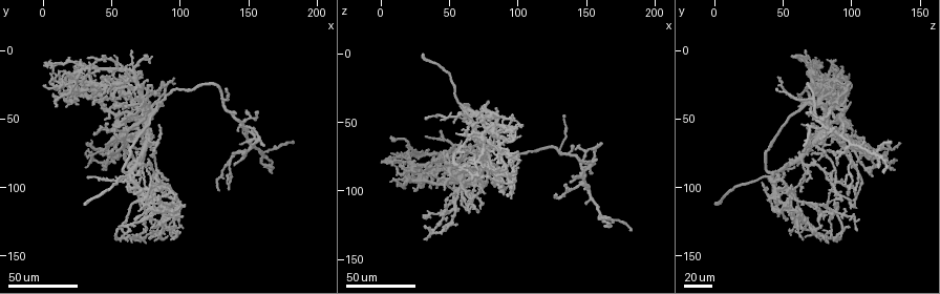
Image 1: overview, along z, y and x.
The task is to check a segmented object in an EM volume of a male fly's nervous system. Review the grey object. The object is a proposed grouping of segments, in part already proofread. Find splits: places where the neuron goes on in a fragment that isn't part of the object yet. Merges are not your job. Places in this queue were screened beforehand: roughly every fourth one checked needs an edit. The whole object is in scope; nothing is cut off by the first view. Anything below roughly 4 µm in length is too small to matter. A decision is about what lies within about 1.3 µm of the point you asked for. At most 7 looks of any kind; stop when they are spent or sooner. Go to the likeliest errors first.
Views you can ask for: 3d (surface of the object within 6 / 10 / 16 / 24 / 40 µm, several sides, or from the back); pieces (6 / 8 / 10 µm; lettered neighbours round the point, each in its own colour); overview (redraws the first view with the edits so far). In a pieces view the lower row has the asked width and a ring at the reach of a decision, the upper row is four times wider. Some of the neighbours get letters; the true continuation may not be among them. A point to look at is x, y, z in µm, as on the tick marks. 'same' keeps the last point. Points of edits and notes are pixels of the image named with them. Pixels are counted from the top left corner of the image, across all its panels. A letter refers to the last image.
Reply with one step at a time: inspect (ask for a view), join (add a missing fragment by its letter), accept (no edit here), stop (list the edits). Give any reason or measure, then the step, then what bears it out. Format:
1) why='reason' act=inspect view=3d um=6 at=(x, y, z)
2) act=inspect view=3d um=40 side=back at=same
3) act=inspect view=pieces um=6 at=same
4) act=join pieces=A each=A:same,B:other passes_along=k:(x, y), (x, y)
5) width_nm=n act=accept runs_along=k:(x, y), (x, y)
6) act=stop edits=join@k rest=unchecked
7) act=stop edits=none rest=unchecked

why='an open end' act=inspect view=3d um=24 at=(74, 106, 42)

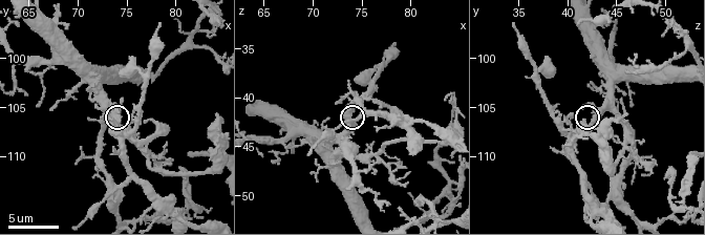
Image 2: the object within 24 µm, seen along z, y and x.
act=inspect view=3d um=6 at=(72.4, 105.8, 40.6)

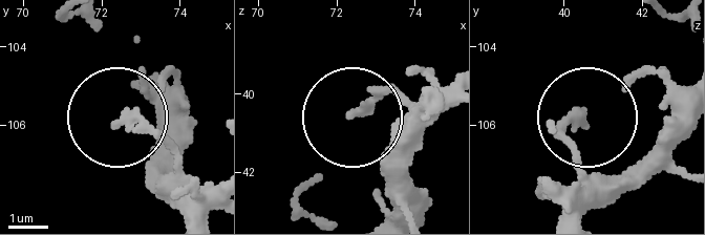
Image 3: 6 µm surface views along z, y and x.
act=inspect view=pieces um=10 at=(72.45, 105.95, 40.60)

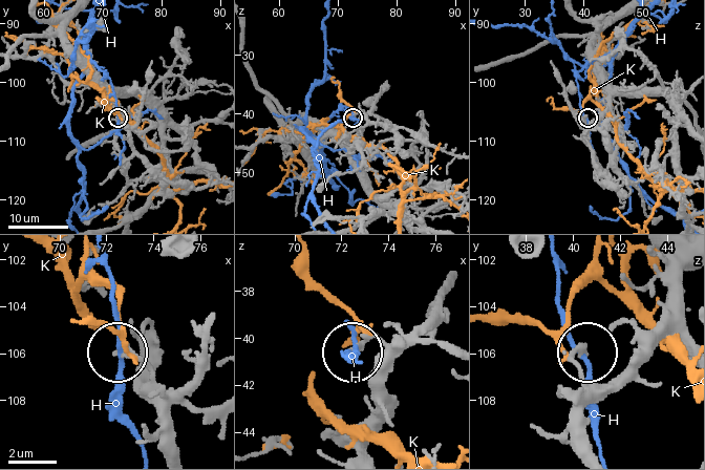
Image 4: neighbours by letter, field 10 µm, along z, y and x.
act=accept each=H:other,K:other found='none of them fits'

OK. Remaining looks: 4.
why='free end' act=inspect view=3d um=40 at=(184, 66, 128)

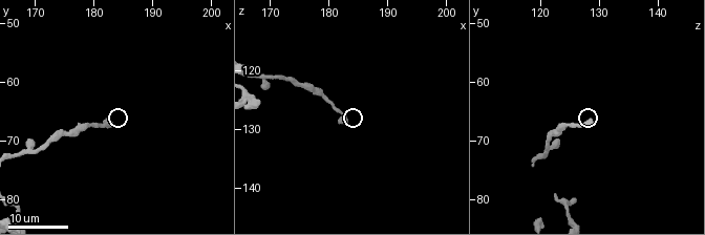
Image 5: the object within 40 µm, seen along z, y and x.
act=inspect view=pieces um=10 at=(183.0, 67.0, 128.5)

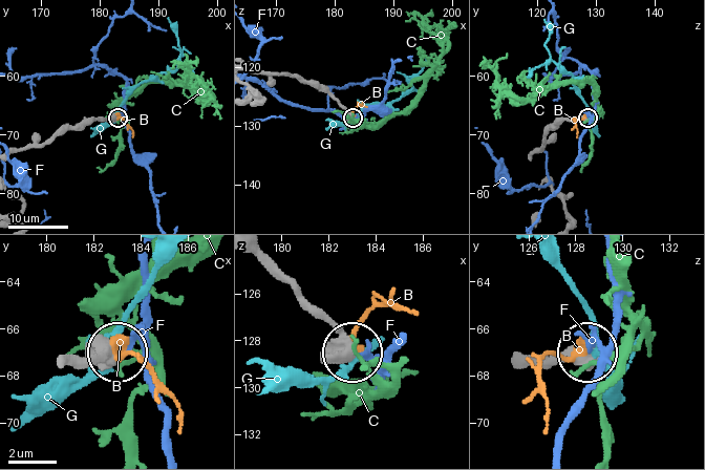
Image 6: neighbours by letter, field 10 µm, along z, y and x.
act=accept each=B:other,C:other,F:other,G:other runs_along=6:(64, 360), (115, 356) found='no lettered fragment goes on from it'

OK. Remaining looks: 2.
act=inspect view=3d um=24 at=(62, 12, 70)

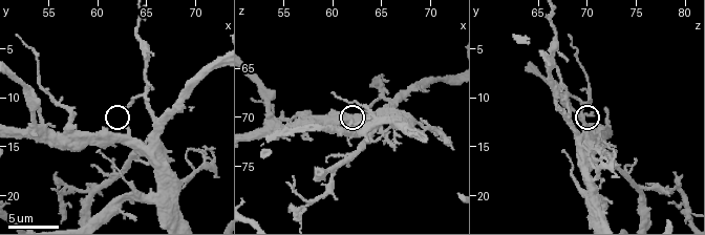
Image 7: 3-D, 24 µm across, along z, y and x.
act=inspect view=pieces um=8 at=(62.8, 11.2, 70.4)

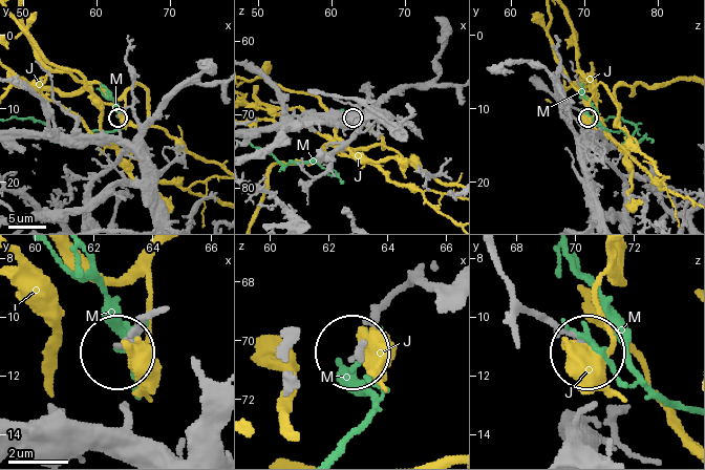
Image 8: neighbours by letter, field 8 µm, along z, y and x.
act=accept each=J:other,M:other runs_along=8:(159, 312), (118, 344) found='no lettered fragment goes on from it'

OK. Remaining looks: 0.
act=stop edits=none rest=unchecked

